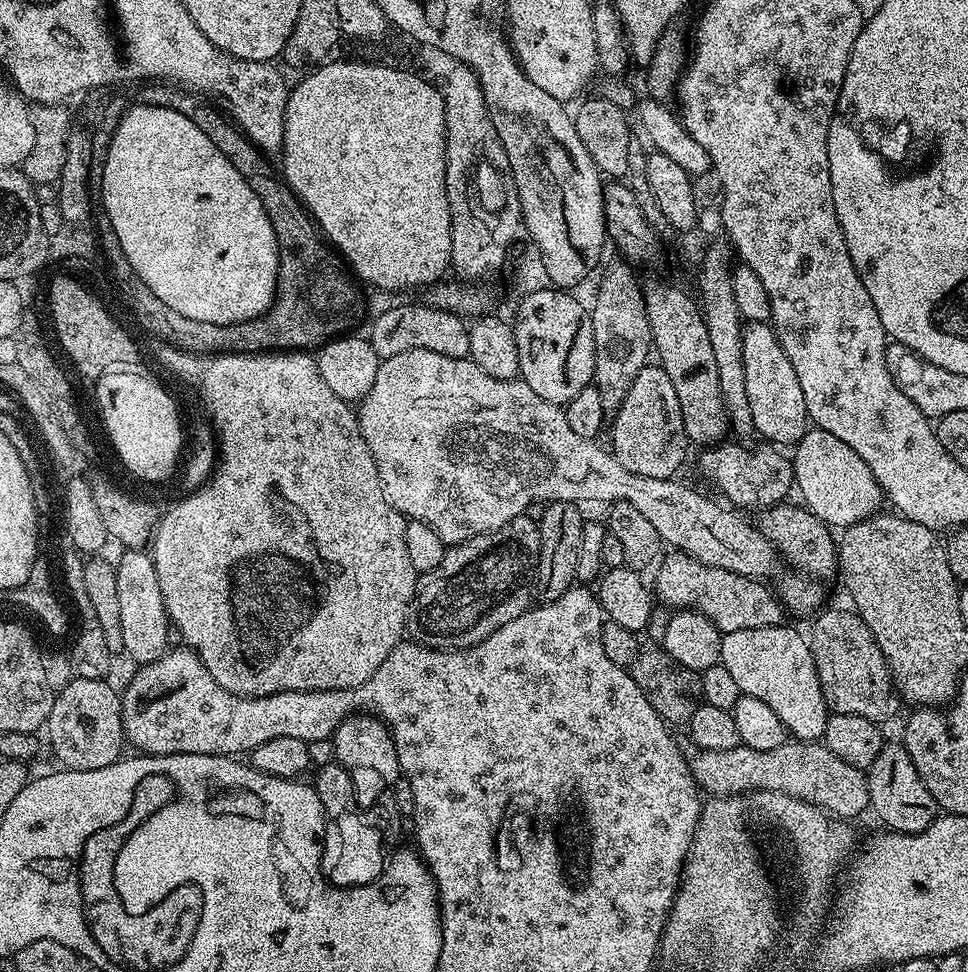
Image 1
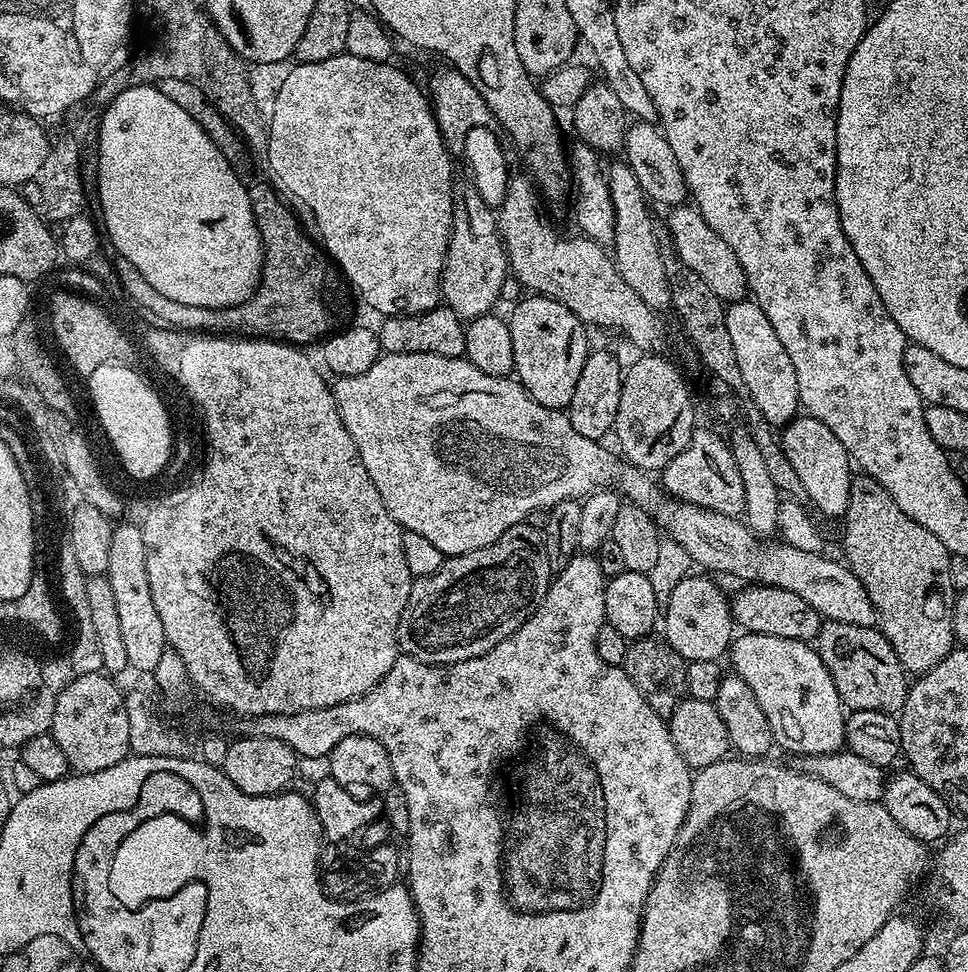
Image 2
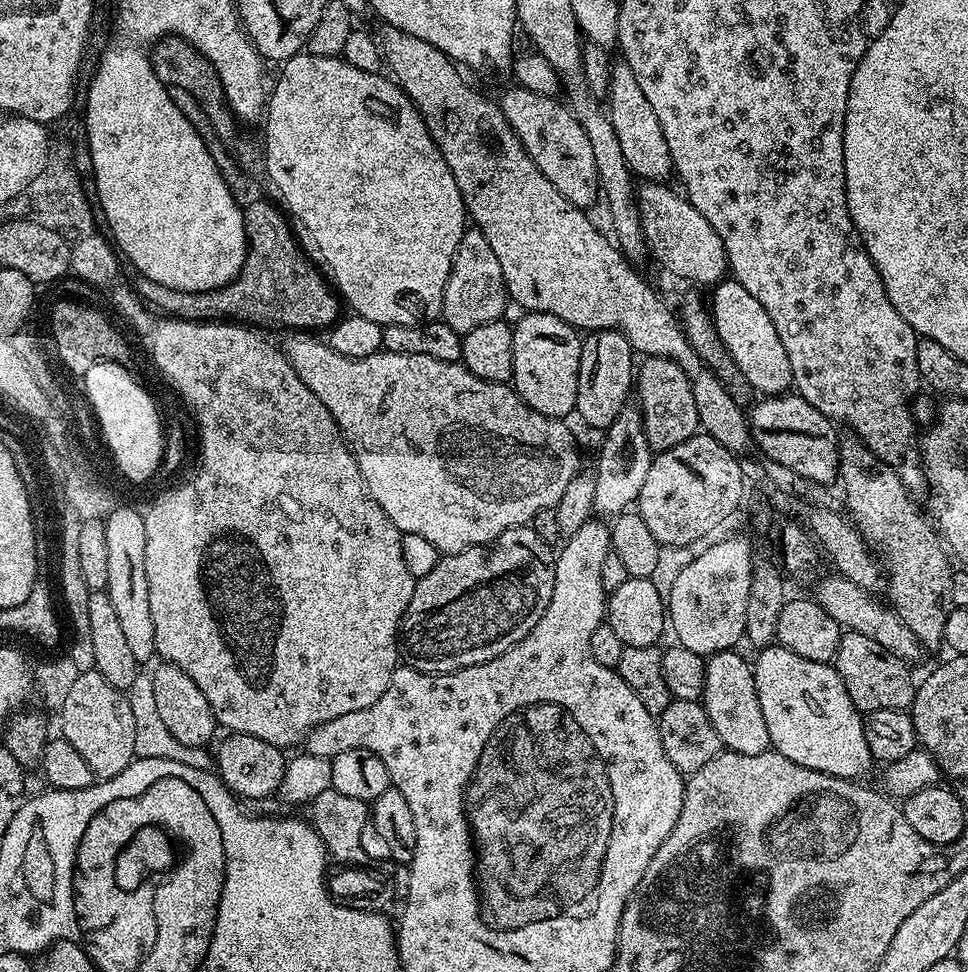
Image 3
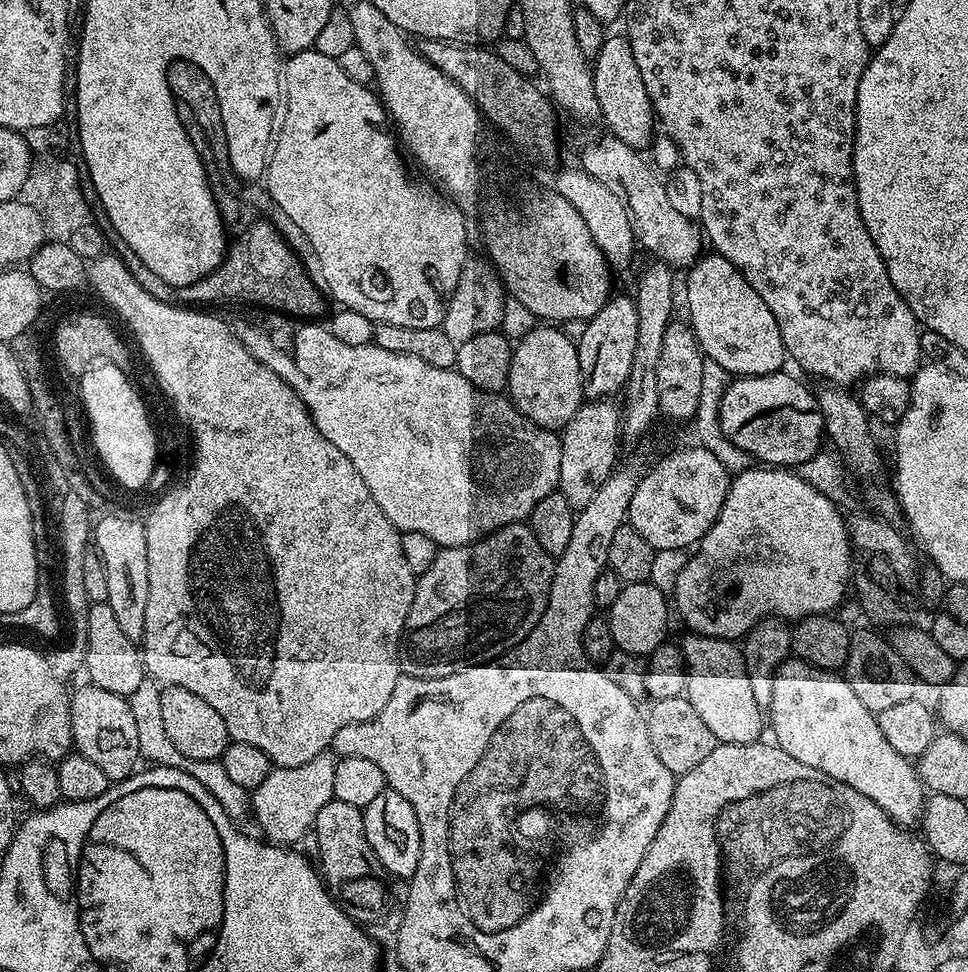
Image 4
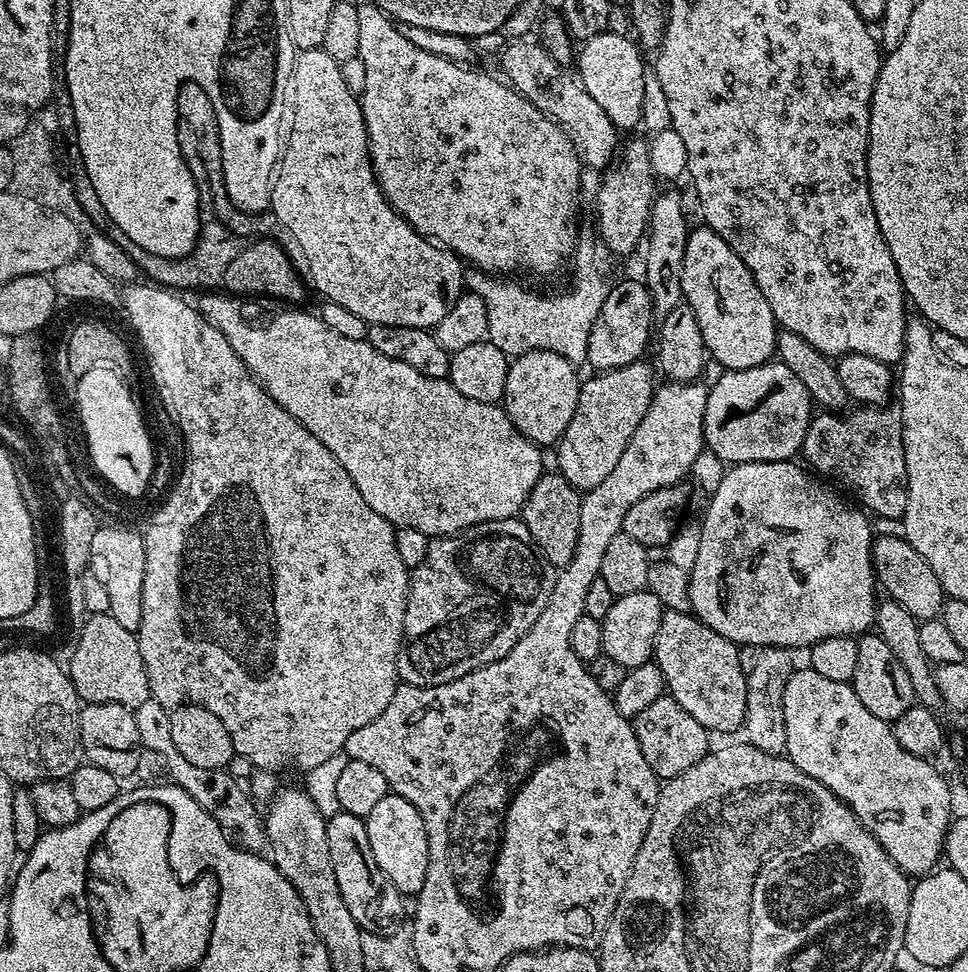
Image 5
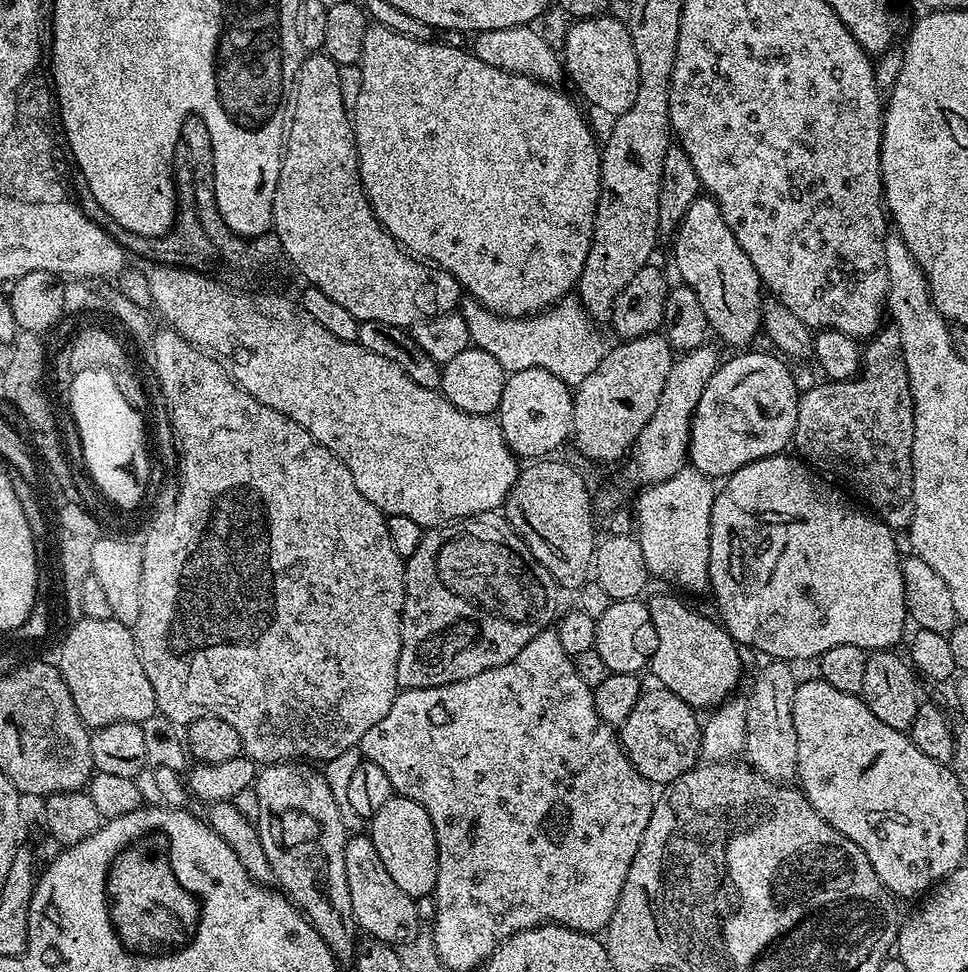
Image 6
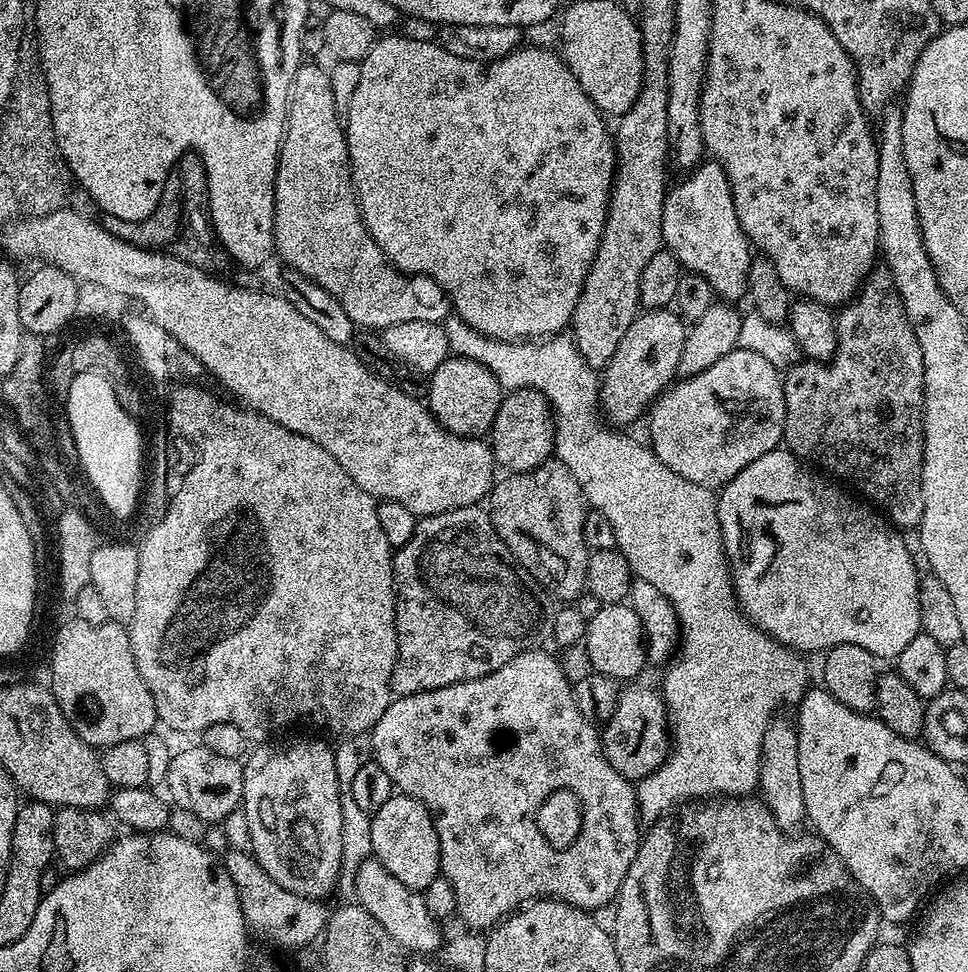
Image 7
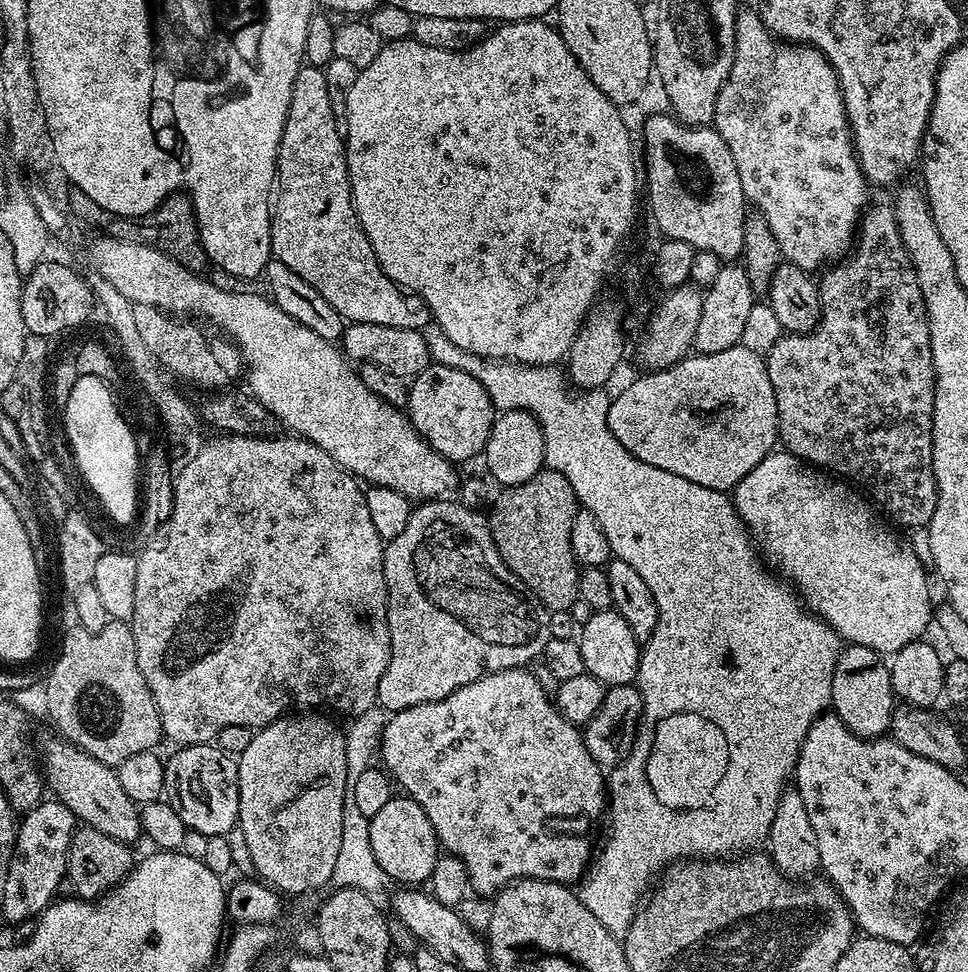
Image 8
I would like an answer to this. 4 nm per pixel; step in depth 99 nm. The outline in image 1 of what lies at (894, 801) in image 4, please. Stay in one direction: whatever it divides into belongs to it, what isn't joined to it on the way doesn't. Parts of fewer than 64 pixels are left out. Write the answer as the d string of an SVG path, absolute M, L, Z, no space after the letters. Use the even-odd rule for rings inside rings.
M789 626L734 630L720 637L720 663L730 670L745 696L762 698L782 718L789 737L816 742L823 737L830 709L822 694L809 641Z

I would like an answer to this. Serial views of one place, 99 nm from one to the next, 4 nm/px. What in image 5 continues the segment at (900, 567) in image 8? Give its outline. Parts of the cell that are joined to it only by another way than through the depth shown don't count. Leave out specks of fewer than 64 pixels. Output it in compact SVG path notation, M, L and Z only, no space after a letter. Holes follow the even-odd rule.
M763 460L729 467L718 482L718 486L711 489L712 501L708 504L708 513L705 514L704 521L699 521L698 524L700 529L698 558L694 558L694 566L687 573L690 611L702 623L710 626L710 630L722 634L722 638L733 640L738 646L756 644L755 646L760 648L787 648L789 650L804 648L808 650L819 640L825 640L831 636L859 637L867 633L876 622L878 583L872 565L874 531L872 532L871 522L873 521L859 507L851 508L846 501L839 500L830 489L823 488L819 484L821 483L819 479L813 478L799 463L797 464L792 460Z

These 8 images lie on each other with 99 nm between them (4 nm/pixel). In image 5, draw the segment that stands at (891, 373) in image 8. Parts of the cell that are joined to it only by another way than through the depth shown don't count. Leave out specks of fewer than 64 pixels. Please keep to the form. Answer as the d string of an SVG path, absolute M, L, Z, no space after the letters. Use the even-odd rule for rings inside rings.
M860 406L856 410L857 412L848 410L843 414L824 410L813 415L804 439L803 463L813 473L821 472L816 474L821 477L829 476L830 479L837 480L842 487L849 488L873 517L885 516L888 520L899 521L906 514L908 501L900 409L896 406Z

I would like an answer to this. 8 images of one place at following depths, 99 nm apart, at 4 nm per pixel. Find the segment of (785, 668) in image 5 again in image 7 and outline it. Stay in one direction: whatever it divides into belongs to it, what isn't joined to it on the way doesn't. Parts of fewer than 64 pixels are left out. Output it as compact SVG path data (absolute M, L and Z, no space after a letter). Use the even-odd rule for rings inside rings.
M773 719L762 738L758 792L777 826L783 832L796 834L803 829L800 827L805 827L808 818L806 798L802 798L802 774L798 774L798 738L795 723L791 719L780 719Z

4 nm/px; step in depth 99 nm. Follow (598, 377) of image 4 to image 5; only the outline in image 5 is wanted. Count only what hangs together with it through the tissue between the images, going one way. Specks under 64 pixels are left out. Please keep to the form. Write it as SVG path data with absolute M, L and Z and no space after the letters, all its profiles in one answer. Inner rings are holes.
M643 279L620 280L617 284L613 283L606 294L606 302L602 302L602 310L598 310L598 318L594 318L594 326L590 330L587 367L592 367L596 372L609 372L615 368L630 366L645 355L643 352L647 348L649 351L653 336L652 303Z

